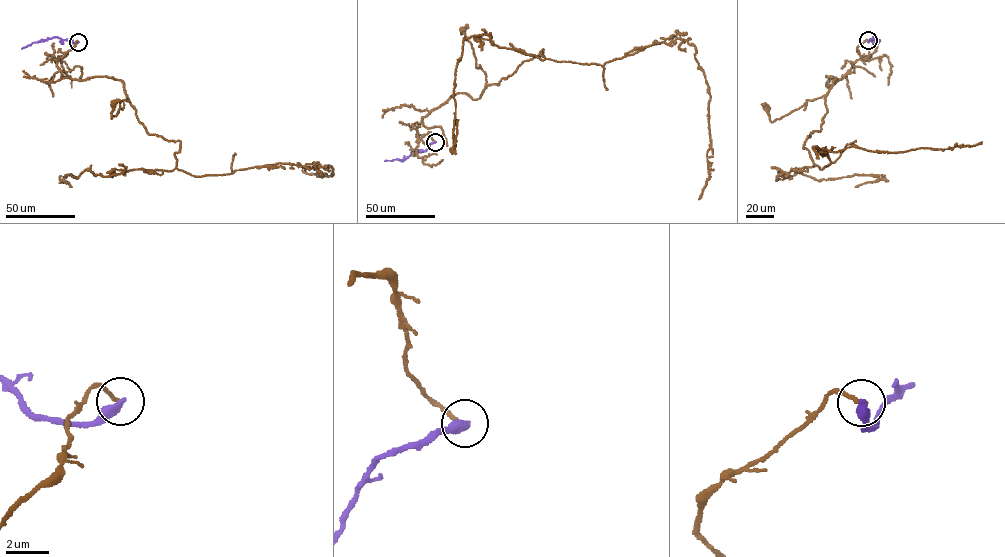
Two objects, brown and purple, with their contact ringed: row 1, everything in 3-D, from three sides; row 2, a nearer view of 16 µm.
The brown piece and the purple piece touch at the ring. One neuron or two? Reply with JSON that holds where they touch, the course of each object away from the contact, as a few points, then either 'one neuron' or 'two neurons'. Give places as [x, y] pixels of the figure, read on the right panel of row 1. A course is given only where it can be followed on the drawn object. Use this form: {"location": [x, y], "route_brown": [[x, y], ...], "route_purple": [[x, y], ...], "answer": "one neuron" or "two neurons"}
{"location": [868, 40], "route_brown": [[868, 40], [857, 46], [861, 58], [842, 78], [826, 76], [836, 78], [826, 94], [772, 121], [766, 107]], "route_purple": [[868, 40], [873, 37], [877, 39], [876, 51]], "answer": "two neurons"}

